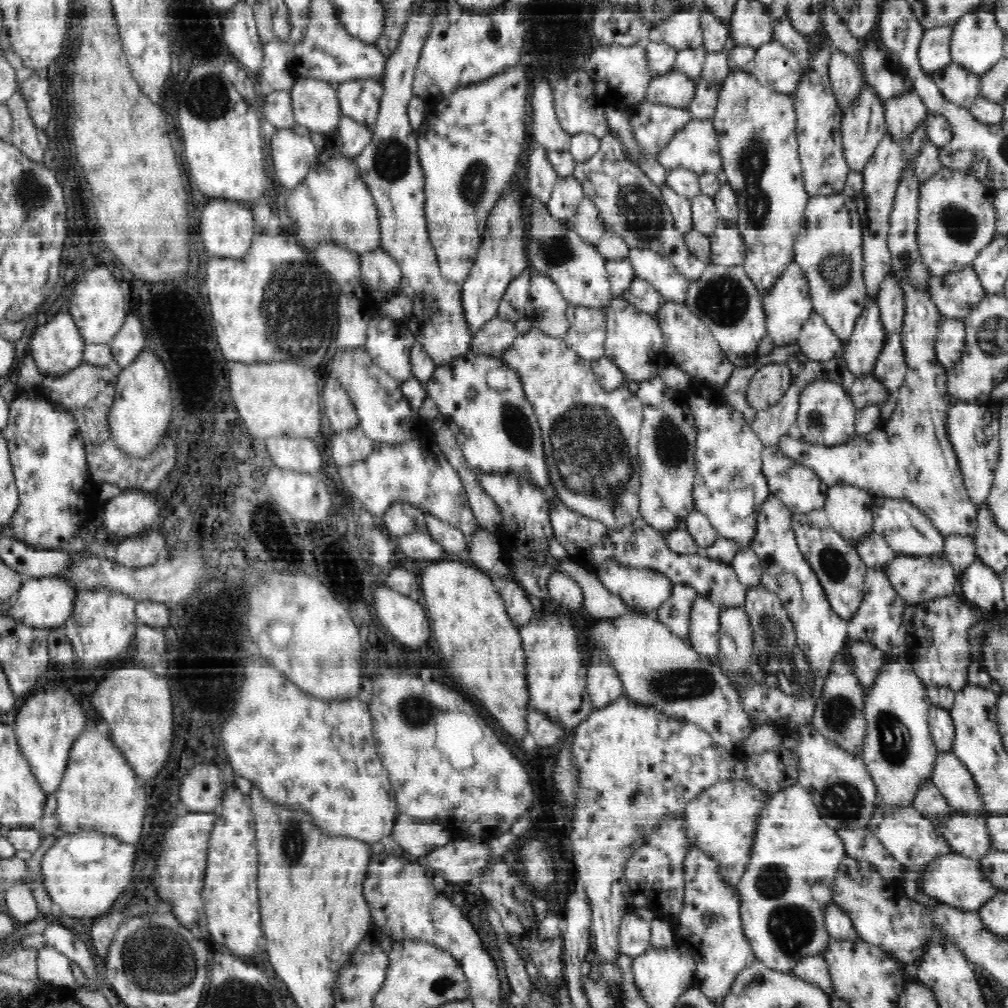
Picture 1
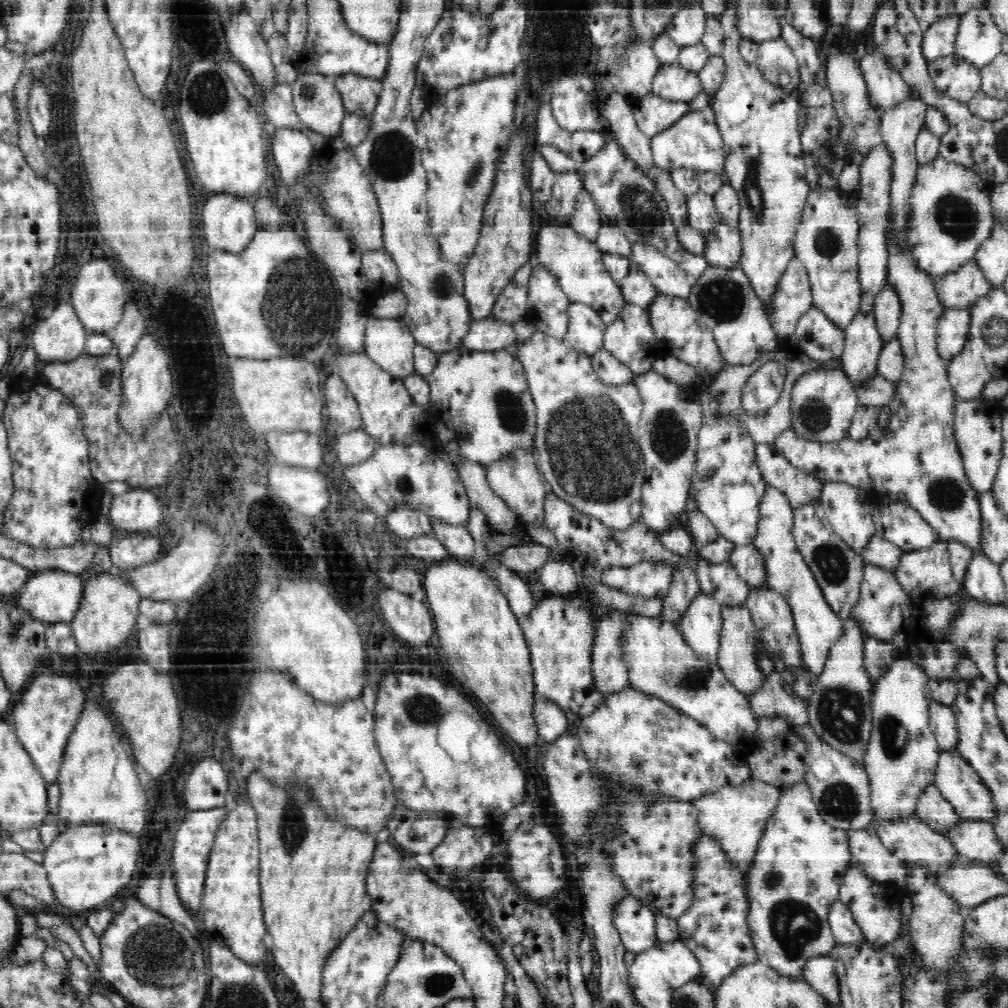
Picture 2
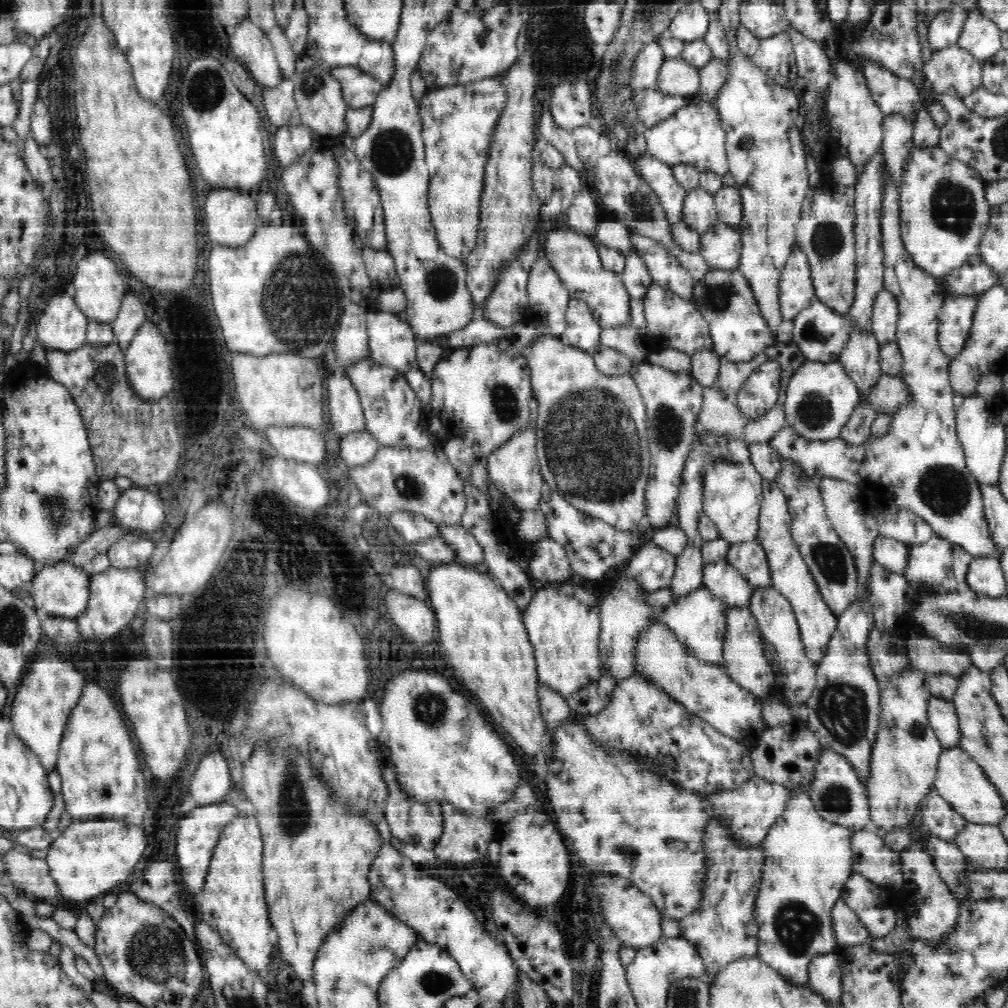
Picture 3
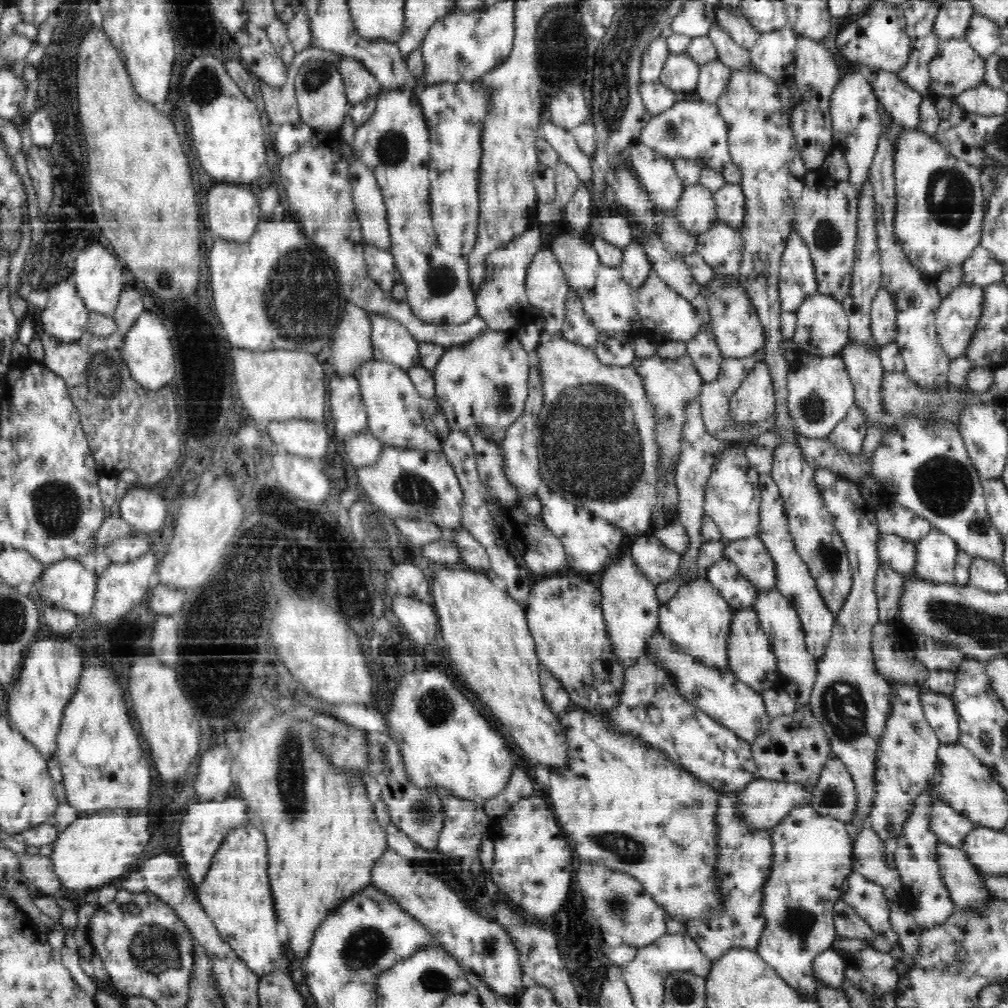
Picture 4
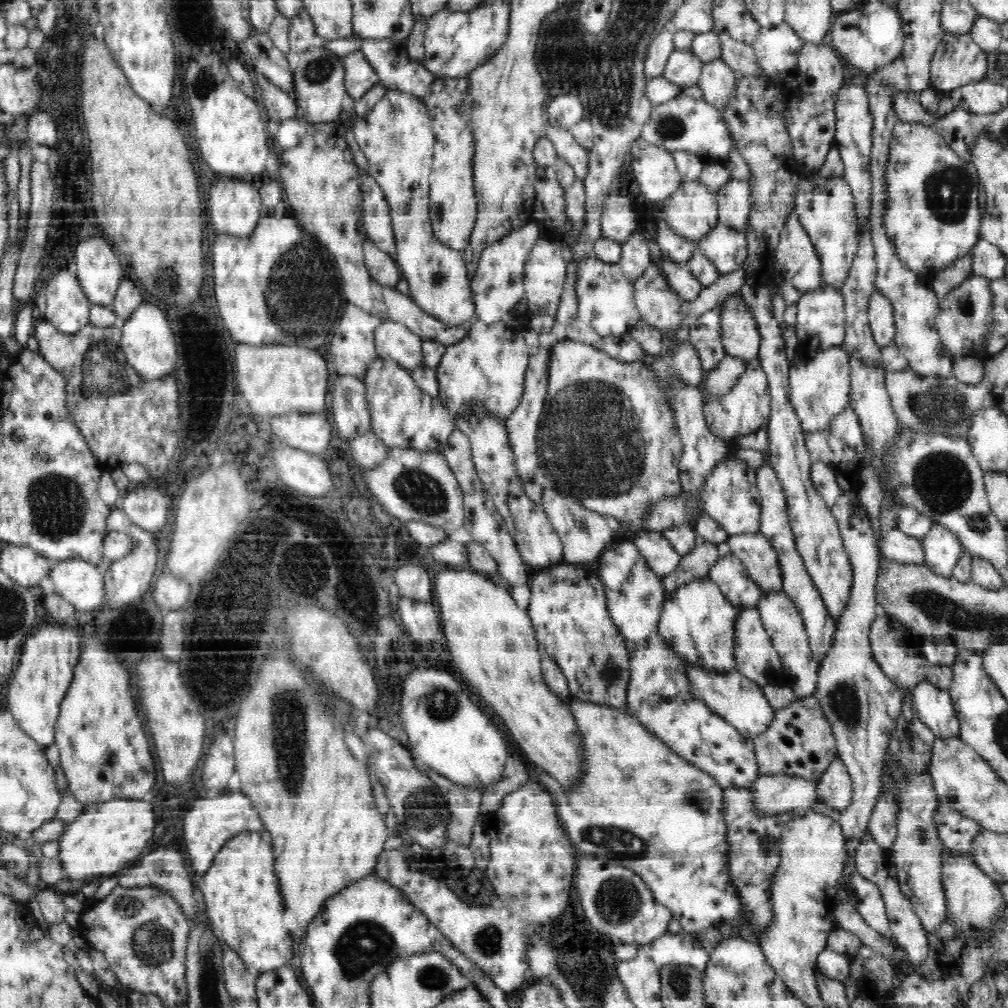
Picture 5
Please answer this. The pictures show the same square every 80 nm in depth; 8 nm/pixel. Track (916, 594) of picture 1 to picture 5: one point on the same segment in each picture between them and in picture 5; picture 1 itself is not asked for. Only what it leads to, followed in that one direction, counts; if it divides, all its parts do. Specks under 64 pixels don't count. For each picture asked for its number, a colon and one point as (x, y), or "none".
2: (927, 572)
3: (930, 567)
4: (936, 553)
5: (943, 550)

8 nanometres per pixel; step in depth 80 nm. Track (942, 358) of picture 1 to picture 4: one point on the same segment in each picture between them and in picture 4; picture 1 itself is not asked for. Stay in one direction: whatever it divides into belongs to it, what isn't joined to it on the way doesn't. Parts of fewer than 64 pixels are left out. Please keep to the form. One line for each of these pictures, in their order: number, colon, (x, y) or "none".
2: (953, 326)
3: (955, 319)
4: (957, 316)

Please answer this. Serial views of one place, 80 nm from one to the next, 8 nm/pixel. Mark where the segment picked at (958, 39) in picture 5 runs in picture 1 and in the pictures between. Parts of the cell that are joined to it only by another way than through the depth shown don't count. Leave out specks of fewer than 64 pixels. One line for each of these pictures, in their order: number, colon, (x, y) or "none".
1: (960, 87)
2: (958, 79)
3: (951, 70)
4: (956, 67)

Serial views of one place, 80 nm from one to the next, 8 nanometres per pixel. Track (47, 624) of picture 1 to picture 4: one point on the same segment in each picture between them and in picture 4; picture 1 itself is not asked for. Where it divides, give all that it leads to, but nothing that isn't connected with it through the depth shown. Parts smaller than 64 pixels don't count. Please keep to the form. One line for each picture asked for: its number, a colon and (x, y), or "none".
2: (51, 596)
3: (61, 590)
4: (66, 584)

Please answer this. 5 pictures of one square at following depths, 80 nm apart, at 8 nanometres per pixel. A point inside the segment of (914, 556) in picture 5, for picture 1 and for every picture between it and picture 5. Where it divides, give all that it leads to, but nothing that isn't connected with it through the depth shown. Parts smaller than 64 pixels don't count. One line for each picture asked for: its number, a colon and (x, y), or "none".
1: (874, 551)
2: (880, 552)
3: (891, 554)
4: (895, 552)

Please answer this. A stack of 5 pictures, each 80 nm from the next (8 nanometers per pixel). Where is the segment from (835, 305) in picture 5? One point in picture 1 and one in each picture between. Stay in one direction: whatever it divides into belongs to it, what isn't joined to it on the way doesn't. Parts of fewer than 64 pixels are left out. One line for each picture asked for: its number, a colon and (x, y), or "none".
1: (816, 341)
2: (821, 339)
3: (821, 335)
4: (821, 330)

